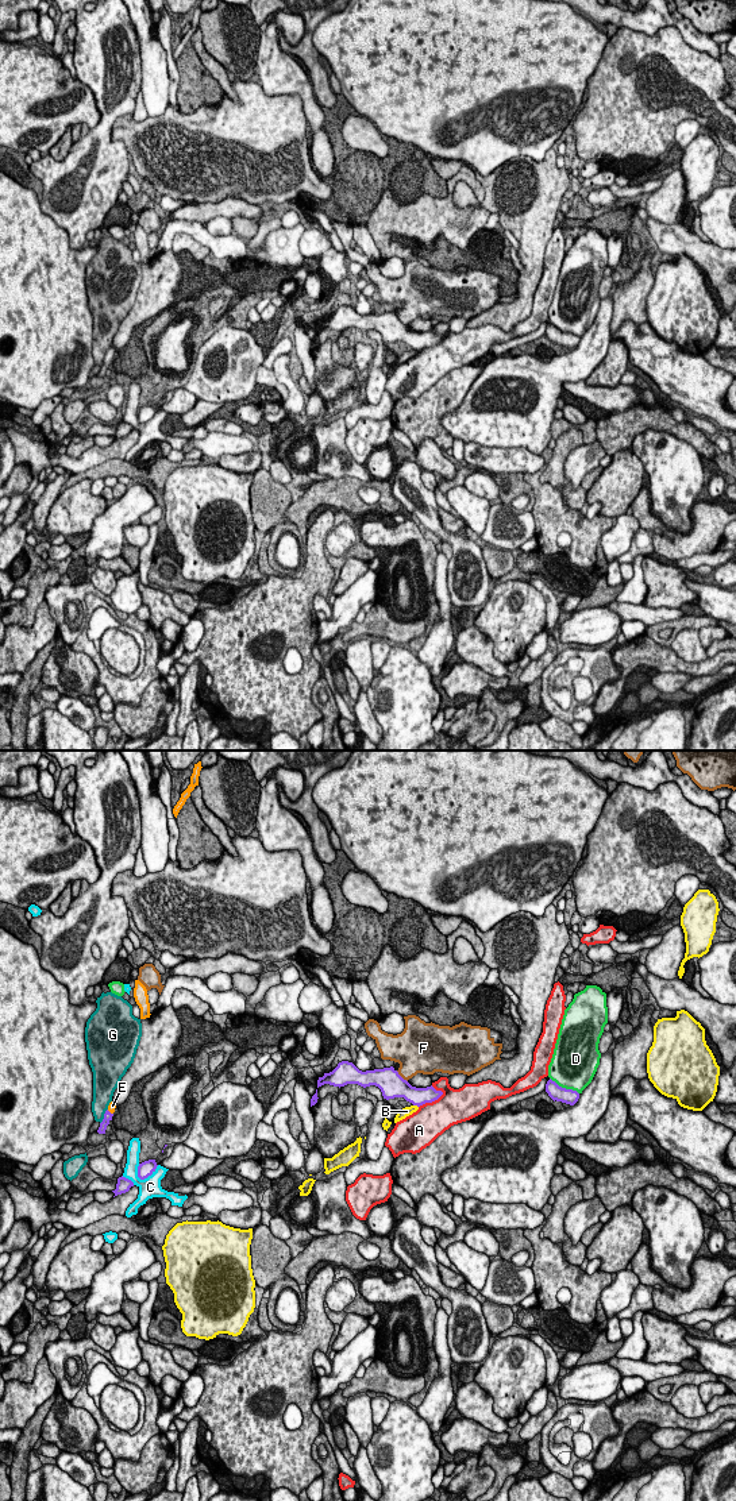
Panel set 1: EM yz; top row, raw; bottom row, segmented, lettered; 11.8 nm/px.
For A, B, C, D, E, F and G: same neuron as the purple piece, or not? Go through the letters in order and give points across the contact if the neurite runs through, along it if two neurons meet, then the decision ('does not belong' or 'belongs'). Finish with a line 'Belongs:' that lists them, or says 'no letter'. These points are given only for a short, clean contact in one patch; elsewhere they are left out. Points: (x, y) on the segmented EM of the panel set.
A: does not belong
B: does not belong
C: does not belong
D: does not belong
E: way yz (107, 1116), (108, 1111), (112, 1106); belongs
F: does not belong
G: does not belong
Belongs: E

